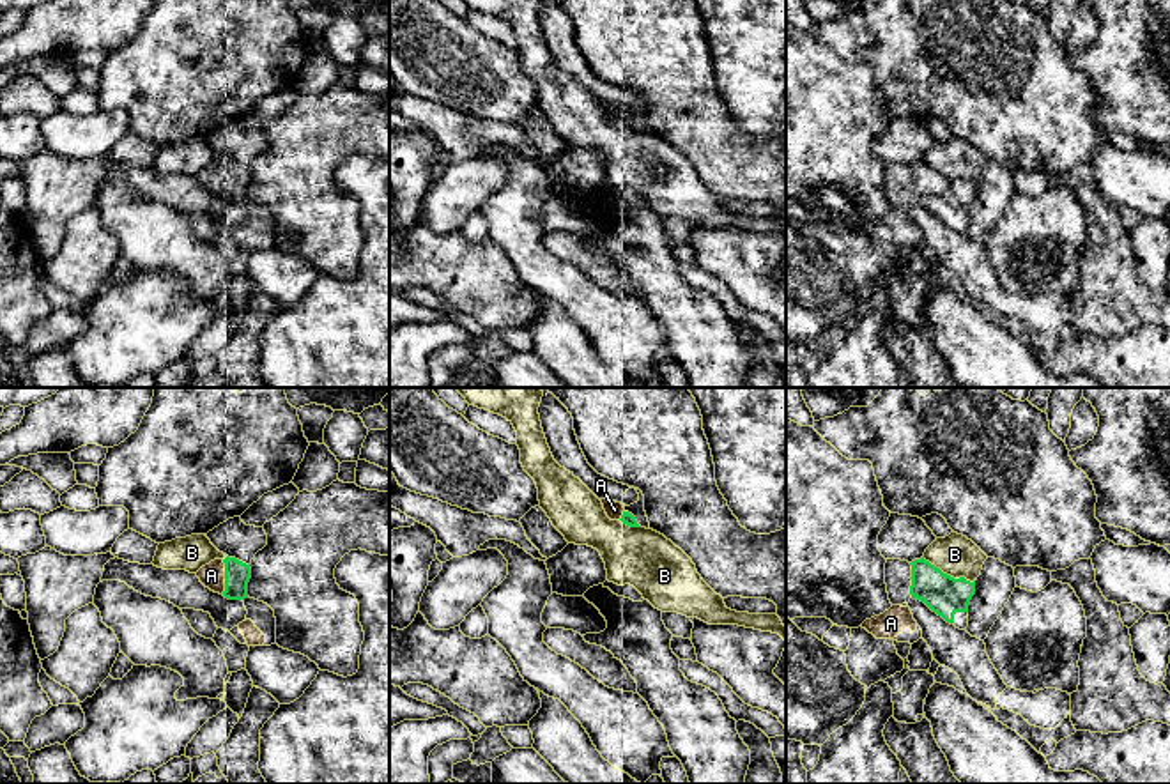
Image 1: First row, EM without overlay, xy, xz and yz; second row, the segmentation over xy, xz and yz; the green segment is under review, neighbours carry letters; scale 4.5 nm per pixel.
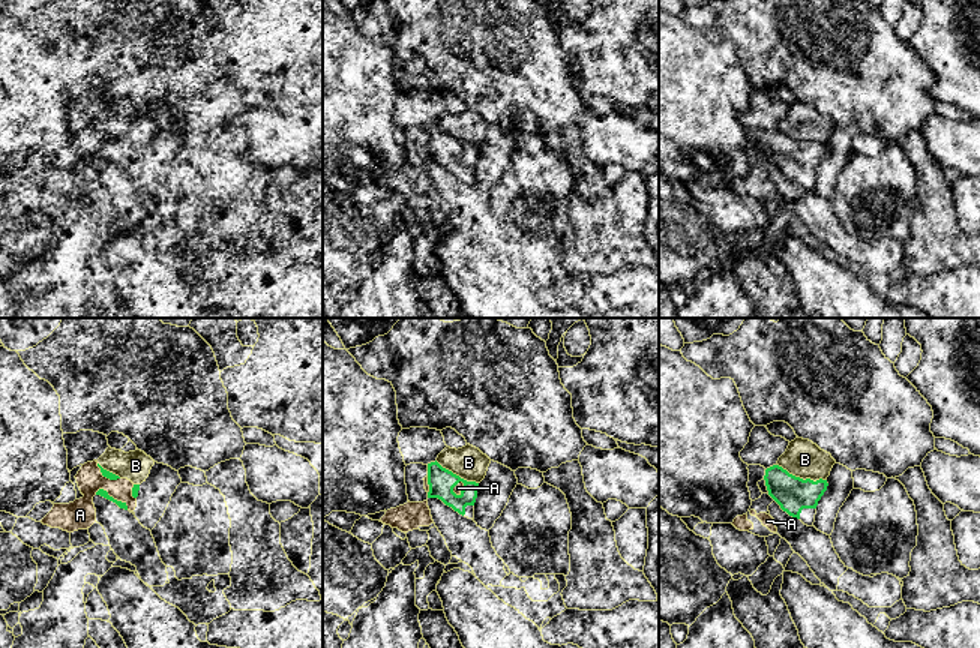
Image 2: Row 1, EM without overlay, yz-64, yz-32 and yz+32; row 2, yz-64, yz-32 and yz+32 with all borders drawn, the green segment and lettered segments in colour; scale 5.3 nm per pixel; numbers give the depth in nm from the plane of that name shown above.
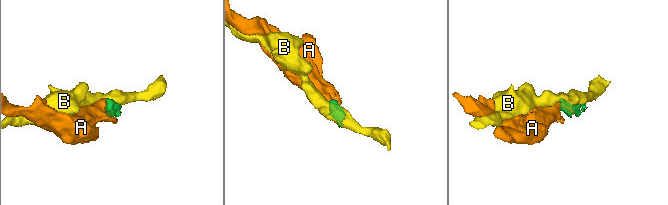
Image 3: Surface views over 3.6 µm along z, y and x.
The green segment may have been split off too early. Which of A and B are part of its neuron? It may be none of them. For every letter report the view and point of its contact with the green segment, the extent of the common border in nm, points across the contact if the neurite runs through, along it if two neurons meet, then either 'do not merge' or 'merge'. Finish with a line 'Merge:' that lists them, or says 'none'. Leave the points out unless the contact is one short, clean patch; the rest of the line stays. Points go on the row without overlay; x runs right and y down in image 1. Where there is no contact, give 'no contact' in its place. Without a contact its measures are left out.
A: xy (225, 181) | 160 nm | merge
B: yz (949, 179) | 260 nm | do not merge
Merge: A

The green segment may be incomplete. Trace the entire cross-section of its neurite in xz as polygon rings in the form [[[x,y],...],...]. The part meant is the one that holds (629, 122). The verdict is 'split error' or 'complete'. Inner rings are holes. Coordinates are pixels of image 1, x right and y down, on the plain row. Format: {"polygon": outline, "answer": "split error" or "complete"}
{"polygon": [[[600,103],[604,108],[604,113],[611,124],[621,124],[623,127],[630,131],[641,131],[632,117],[628,117],[621,106]]], "answer": "split error"}

